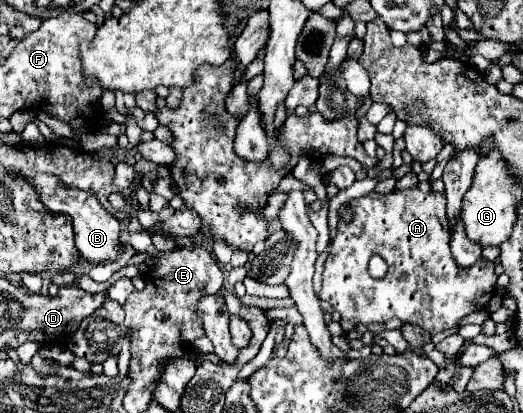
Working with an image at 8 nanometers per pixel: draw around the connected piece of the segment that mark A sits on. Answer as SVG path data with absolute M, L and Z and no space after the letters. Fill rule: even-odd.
M419 188L395 190L387 196L371 192L363 198L351 200L349 206L353 210L353 220L349 224L339 222L339 232L331 244L323 270L323 286L319 290L319 300L329 302L341 314L341 326L345 332L353 330L359 322L371 324L399 318L401 322L421 326L429 334L437 334L447 328L455 328L461 318L487 306L497 282L495 264L489 260L479 260L479 264L473 264L471 268L455 264L455 258L449 250L449 220L445 214L443 194L425 194ZM373 254L379 254L389 266L387 276L381 280L371 278L367 272L367 264Z

